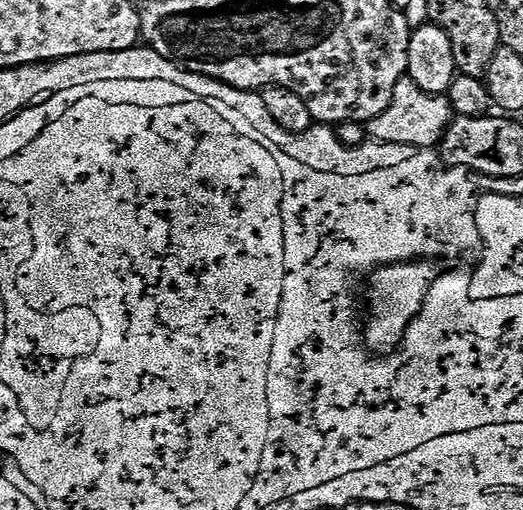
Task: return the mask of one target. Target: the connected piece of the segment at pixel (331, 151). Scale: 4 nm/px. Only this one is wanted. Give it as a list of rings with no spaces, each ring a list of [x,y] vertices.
[[[315,123],[299,134],[292,133],[278,125],[278,140],[272,145],[275,151],[289,151],[294,161],[318,170],[319,173],[332,173],[339,177],[360,177],[362,174],[382,172],[386,169],[404,168],[406,148],[400,143],[384,143],[366,140],[359,148],[347,148],[339,138],[339,133],[331,126]]]

